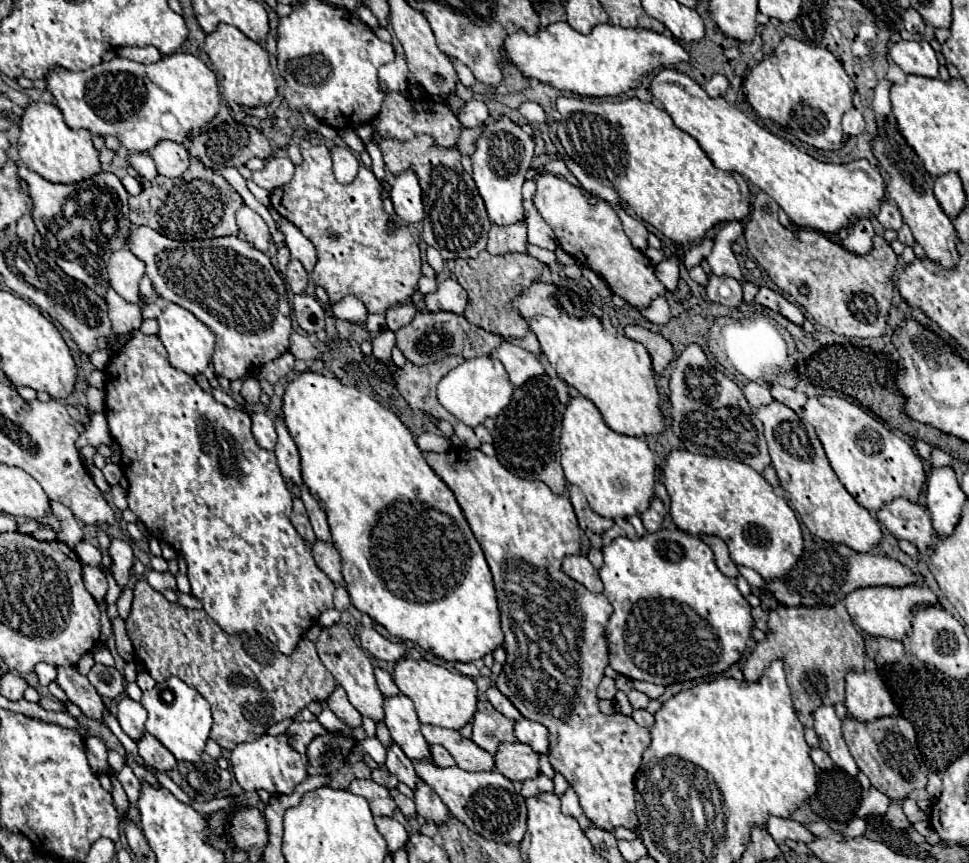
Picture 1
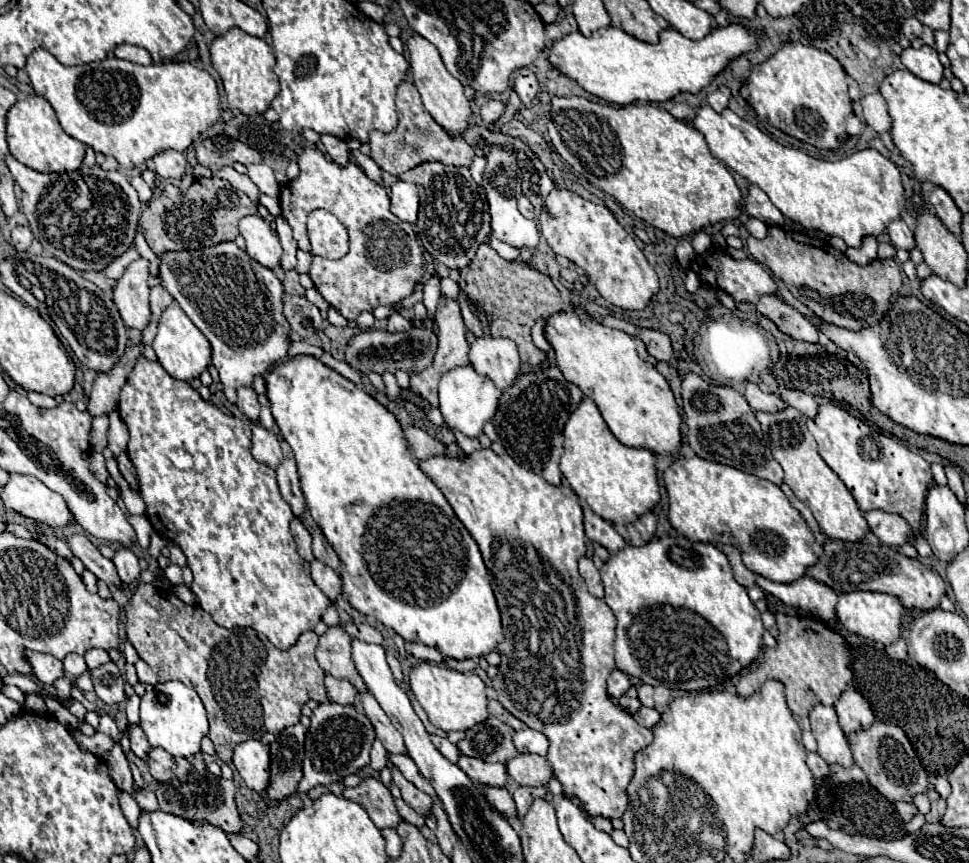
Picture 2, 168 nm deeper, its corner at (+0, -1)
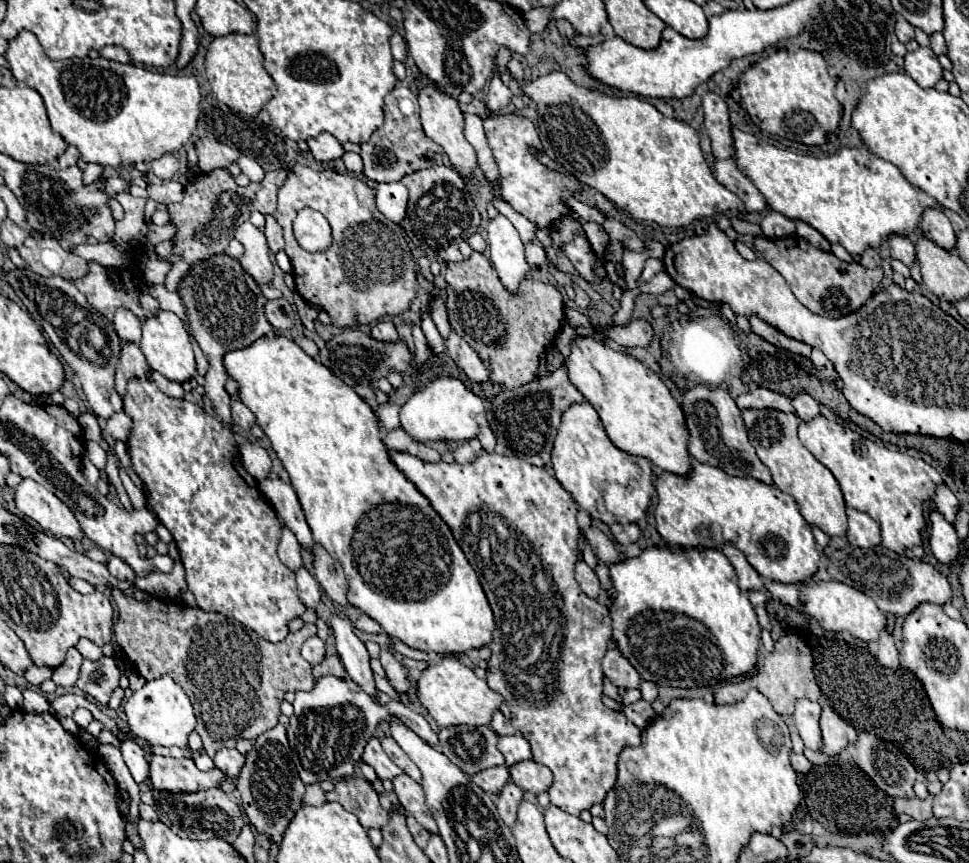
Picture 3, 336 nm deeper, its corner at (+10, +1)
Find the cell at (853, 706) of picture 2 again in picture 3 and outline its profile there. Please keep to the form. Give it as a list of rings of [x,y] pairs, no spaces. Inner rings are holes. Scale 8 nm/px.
[[[823,705],[819,725],[821,725],[821,737],[823,737],[821,753],[825,753],[825,755],[839,755],[849,743],[853,743],[857,739],[857,731],[853,727],[849,727],[849,723],[845,723],[827,705]]]

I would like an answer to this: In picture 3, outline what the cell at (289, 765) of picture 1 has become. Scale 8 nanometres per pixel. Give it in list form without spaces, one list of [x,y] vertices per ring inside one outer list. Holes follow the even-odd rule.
[[[223,747],[223,749],[219,749],[219,751],[215,753],[213,761],[215,761],[215,767],[219,767],[219,769],[225,771],[231,779],[235,779],[235,777],[239,775],[243,763],[245,763],[245,757],[243,757],[237,749],[227,749],[227,747]]]

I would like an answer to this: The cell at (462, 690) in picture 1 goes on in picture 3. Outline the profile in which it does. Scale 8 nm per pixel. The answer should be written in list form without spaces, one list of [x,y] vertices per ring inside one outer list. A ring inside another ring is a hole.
[[[445,657],[441,663],[431,665],[423,671],[421,679],[415,685],[421,705],[429,715],[439,723],[439,727],[451,725],[489,725],[493,713],[501,707],[503,695],[493,691],[485,679],[479,679],[473,669],[457,661],[455,657]]]

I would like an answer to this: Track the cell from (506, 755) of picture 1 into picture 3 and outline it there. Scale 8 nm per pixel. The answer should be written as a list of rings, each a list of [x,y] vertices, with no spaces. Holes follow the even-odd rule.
[[[535,761],[515,763],[513,767],[509,767],[509,773],[515,785],[519,785],[523,791],[531,791],[533,795],[547,791],[553,783],[553,773],[545,765]]]

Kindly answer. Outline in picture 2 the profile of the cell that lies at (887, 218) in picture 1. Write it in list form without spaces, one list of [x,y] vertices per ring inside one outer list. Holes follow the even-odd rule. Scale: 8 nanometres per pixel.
[[[901,219],[891,221],[891,223],[887,225],[887,233],[889,233],[891,243],[893,243],[895,247],[901,247],[901,249],[907,249],[907,251],[909,251],[911,247],[915,247],[913,233],[911,233],[911,229],[909,229]]]

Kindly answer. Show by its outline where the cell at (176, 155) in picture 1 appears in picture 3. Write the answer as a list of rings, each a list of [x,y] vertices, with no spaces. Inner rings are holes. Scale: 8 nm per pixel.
[[[163,155],[163,157],[155,159],[155,161],[151,161],[149,167],[163,181],[169,181],[179,173],[179,161],[173,155]]]

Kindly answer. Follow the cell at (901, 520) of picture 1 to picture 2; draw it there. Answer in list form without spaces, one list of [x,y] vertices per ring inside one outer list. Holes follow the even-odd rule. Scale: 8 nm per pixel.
[[[867,511],[865,519],[869,523],[869,529],[885,543],[893,547],[901,547],[905,543],[913,545],[921,557],[931,557],[931,547],[925,541],[921,533],[915,533],[911,525],[897,513],[887,513],[887,511]]]

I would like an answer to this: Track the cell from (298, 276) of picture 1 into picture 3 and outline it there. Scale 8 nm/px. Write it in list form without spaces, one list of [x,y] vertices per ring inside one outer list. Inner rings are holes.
[[[265,215],[265,219],[267,219],[267,223],[265,223],[263,233],[265,233],[265,237],[267,237],[269,251],[271,251],[271,253],[277,253],[277,251],[281,251],[283,245],[285,245],[285,241],[283,241],[283,231],[281,231],[281,227],[279,227],[279,223],[275,221],[273,215]]]

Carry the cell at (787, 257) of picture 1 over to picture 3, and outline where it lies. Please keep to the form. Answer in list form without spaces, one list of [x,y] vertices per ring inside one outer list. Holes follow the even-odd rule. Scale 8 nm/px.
[[[797,235],[787,239],[755,237],[755,249],[759,257],[771,263],[785,277],[797,301],[803,303],[809,311],[823,317],[845,317],[849,313],[855,313],[875,293],[875,287],[883,279],[881,267],[865,269],[859,263],[845,263],[833,253],[815,249],[811,243]]]

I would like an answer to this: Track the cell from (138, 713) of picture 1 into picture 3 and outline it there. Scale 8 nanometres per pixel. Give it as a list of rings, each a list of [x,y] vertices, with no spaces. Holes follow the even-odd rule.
[[[123,741],[121,753],[123,753],[123,759],[125,759],[135,783],[141,785],[149,777],[149,763],[143,757],[143,749],[133,741]]]

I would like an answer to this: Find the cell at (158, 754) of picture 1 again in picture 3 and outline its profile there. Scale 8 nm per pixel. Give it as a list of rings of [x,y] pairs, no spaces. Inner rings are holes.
[[[155,755],[149,761],[151,785],[159,791],[171,793],[197,793],[211,787],[221,787],[227,777],[221,769],[211,769],[207,773],[199,771],[191,759],[173,759]]]

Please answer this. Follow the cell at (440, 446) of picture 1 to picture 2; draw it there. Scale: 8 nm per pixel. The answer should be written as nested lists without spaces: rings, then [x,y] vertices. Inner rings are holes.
[[[407,427],[405,429],[405,437],[407,437],[407,443],[413,451],[413,455],[417,459],[427,459],[427,457],[433,457],[433,455],[443,455],[445,453],[445,445],[437,439],[433,439],[427,431],[423,429],[417,429],[417,427]]]

